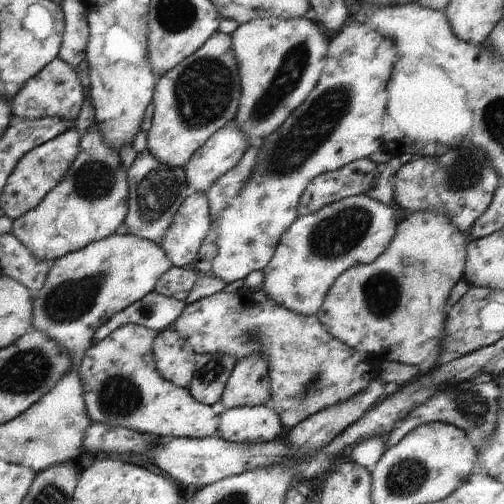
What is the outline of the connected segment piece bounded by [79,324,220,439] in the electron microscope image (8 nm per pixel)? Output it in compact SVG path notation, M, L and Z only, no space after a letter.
M126 324L86 350L79 378L89 419L162 438L214 437L220 415L210 405L196 401L188 388L176 386L160 376L152 354L152 344L158 333L142 325Z

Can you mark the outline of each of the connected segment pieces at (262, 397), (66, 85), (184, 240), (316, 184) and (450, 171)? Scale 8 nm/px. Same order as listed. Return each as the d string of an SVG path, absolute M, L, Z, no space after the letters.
M256 354L236 361L236 366L220 397L220 404L225 410L269 405L269 400L268 362Z
M60 57L49 62L36 76L32 76L19 90L14 91L11 102L12 116L23 116L28 120L58 116L74 121L85 100L84 87L81 86L78 73L72 70Z
M195 192L188 196L172 219L162 240L162 248L172 265L191 268L202 241L211 229L207 196Z
M366 157L340 170L320 174L308 183L296 210L299 216L304 216L346 197L361 195L372 187L379 173L378 164Z
M476 148L449 149L442 156L419 156L407 162L390 178L394 188L394 206L418 212L418 210L432 210L434 214L444 214L458 230L468 236L472 224L486 212L492 202L495 190L500 184L500 176L496 174L494 166L488 164L488 158L482 150Z

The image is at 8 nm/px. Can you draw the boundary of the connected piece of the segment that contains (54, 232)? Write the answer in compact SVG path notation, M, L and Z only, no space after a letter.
M97 127L90 128L82 136L80 152L62 180L48 191L36 208L14 219L10 232L34 258L51 261L116 234L128 214L127 170L119 152L104 142Z

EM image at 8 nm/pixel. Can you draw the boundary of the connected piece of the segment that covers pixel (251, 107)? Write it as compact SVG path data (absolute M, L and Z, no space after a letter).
M254 19L230 34L240 75L241 94L234 118L248 142L259 144L278 130L314 90L324 72L330 40L312 19Z

